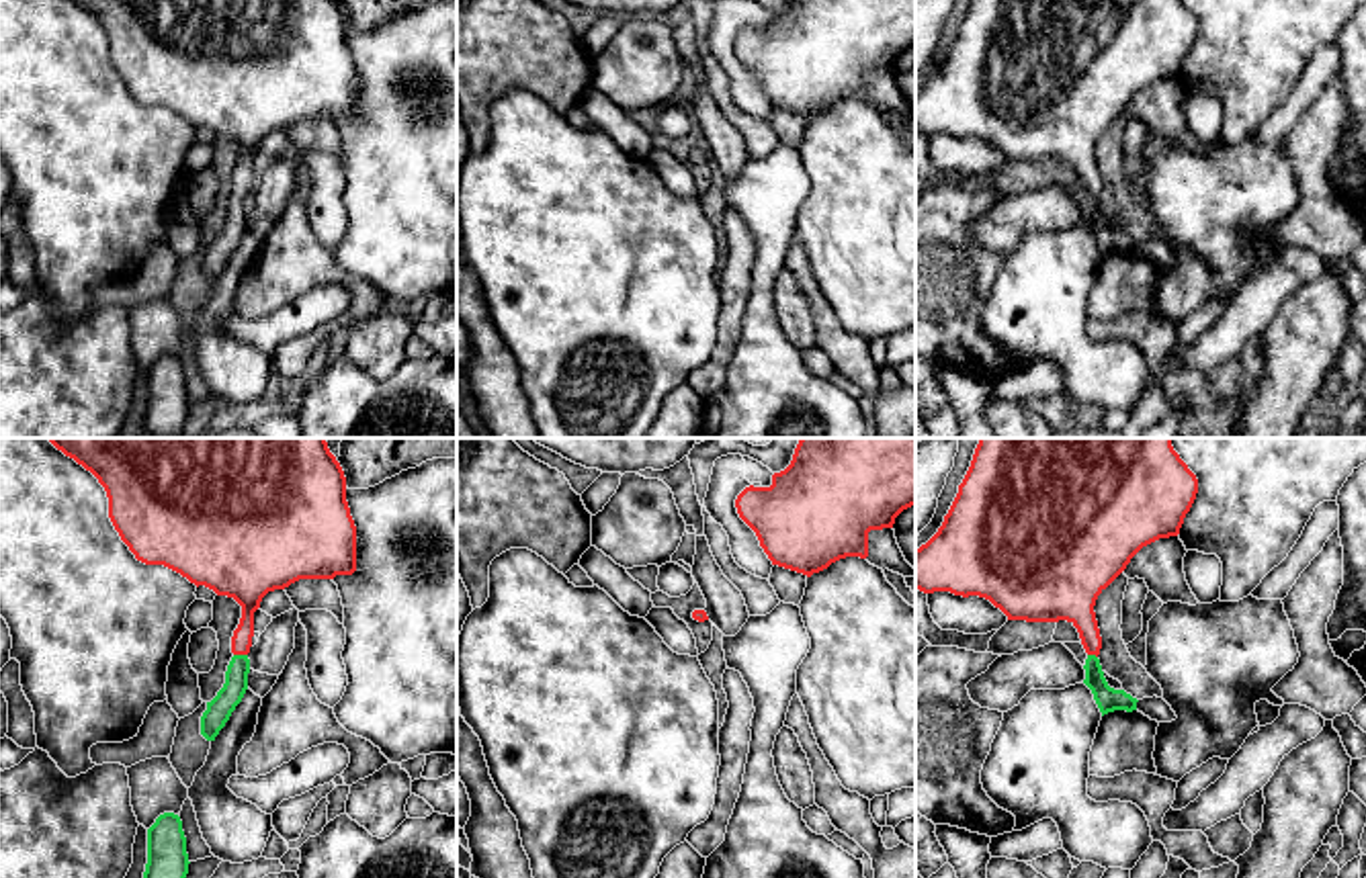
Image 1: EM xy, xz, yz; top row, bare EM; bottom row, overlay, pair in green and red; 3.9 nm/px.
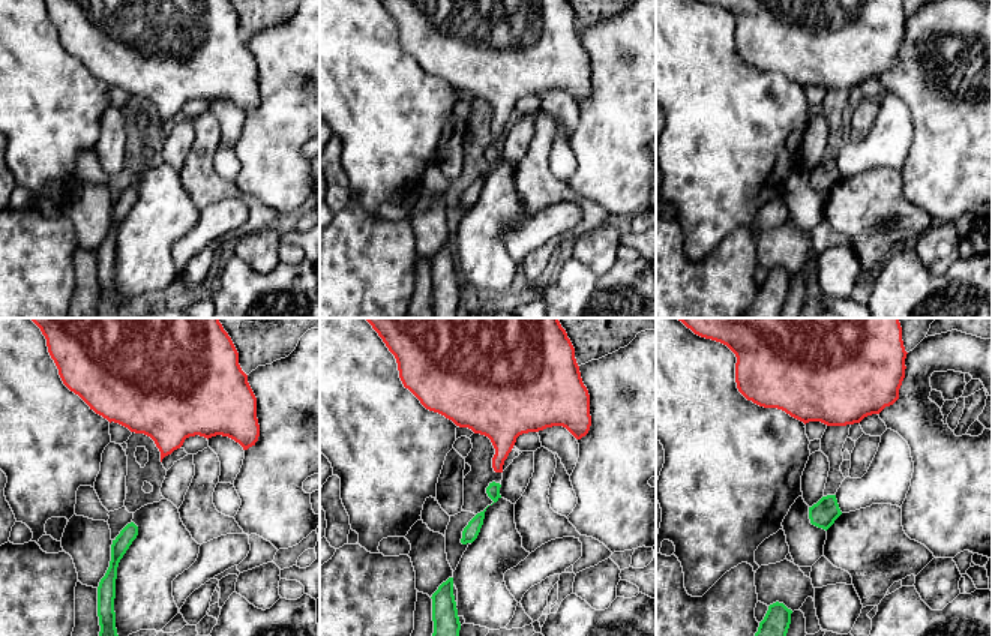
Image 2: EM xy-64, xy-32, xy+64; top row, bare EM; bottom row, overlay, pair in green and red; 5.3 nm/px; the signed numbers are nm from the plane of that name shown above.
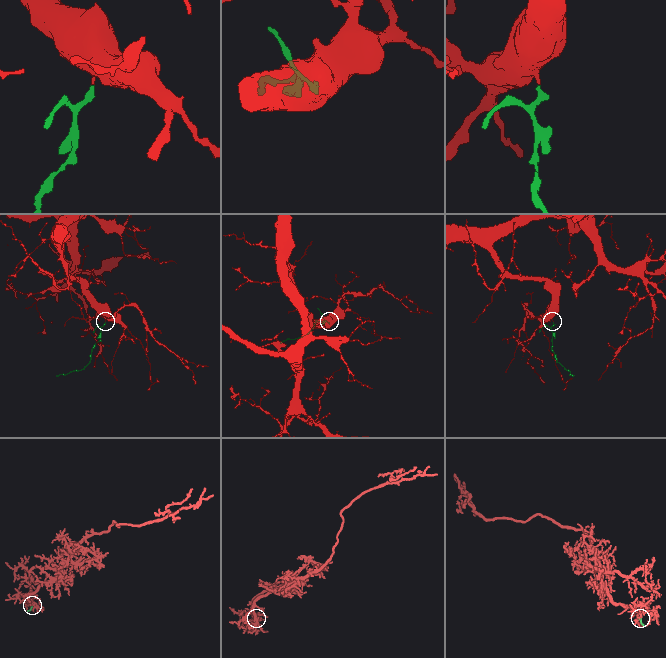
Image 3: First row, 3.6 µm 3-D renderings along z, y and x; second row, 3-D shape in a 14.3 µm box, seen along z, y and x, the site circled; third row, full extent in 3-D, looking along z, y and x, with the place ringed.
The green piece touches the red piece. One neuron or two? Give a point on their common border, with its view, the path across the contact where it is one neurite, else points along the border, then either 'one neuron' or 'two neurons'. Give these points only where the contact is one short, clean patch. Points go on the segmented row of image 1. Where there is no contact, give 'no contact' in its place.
xy (240, 655) | across xy (220, 709), (236, 684), (240, 655), (246, 627), (246, 592) | one neuron

